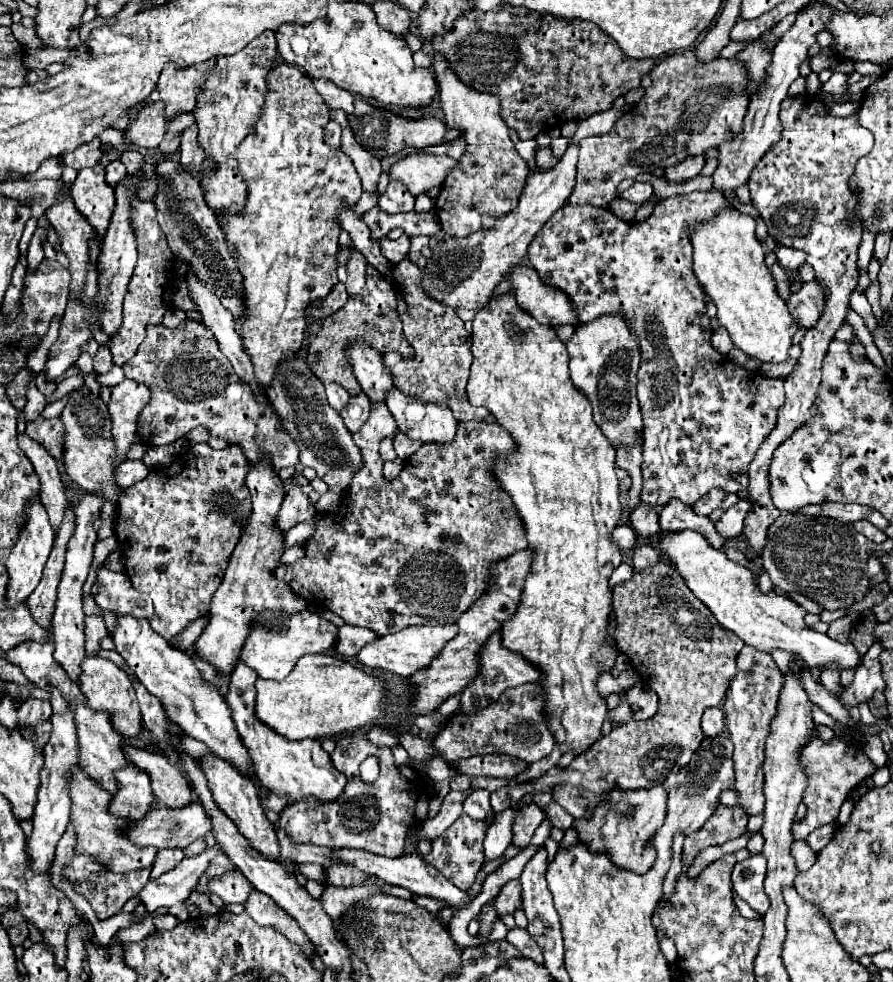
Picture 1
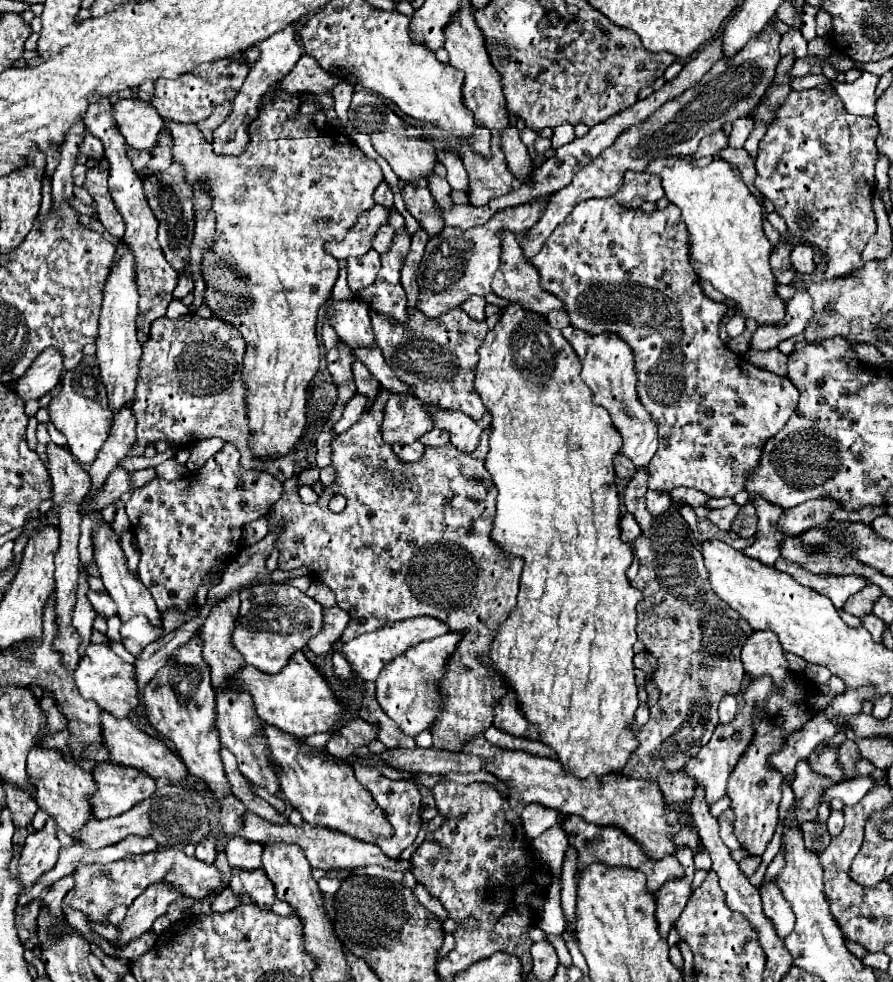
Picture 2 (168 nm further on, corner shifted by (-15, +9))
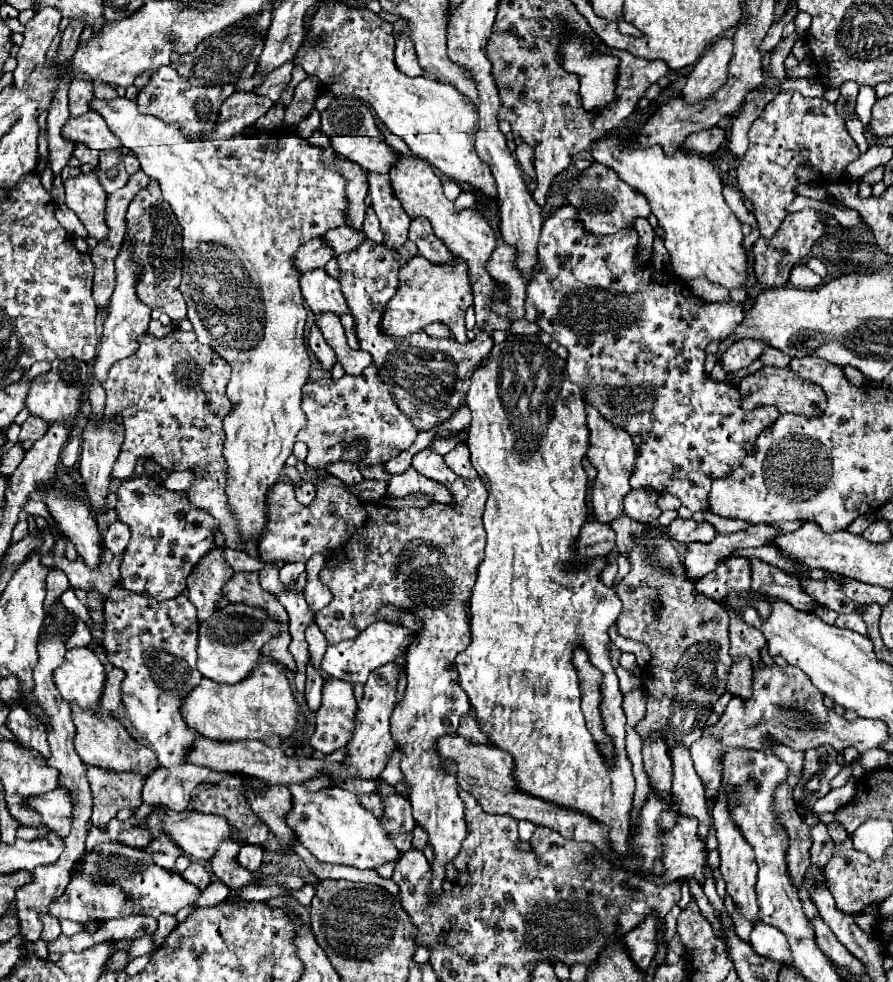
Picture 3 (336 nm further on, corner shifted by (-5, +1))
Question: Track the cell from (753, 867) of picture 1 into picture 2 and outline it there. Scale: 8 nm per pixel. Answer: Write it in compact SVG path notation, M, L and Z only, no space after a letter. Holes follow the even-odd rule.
M776 882L764 884L760 892L762 892L762 910L764 910L766 918L774 924L778 938L784 940L794 928L792 908L788 908L788 904L784 904L784 896L780 896L780 890L776 890Z

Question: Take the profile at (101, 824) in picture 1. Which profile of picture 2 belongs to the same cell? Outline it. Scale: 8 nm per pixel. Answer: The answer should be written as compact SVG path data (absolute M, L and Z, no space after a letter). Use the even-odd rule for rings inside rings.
M46 748L30 750L26 772L34 786L34 802L38 804L40 810L48 812L56 820L60 830L72 834L76 832L76 828L82 828L92 818L92 812L88 808L88 796L96 790L96 784L90 772L64 760L64 756L58 754L56 750L46 750Z

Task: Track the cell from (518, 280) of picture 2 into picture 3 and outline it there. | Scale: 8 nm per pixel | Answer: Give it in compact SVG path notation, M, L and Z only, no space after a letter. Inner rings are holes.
M402 154L398 164L394 166L394 170L390 172L390 180L392 180L392 190L394 190L396 198L402 202L406 214L410 218L426 216L432 224L434 234L440 240L444 240L444 244L448 246L450 252L454 252L454 256L462 258L468 264L468 268L470 268L468 274L472 278L472 290L474 290L476 324L488 334L492 334L494 330L510 330L512 320L504 320L504 316L490 312L490 306L488 306L490 300L504 300L506 292L502 292L502 286L494 284L494 280L490 280L490 274L486 272L486 264L496 248L496 234L494 234L492 226L486 222L486 218L476 214L474 210L462 210L462 212L454 210L454 204L442 192L440 178L434 174L434 170L430 168L430 164L426 160L414 160L414 158Z

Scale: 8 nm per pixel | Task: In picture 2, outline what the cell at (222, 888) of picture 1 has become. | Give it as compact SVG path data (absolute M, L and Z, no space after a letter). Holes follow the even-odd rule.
M158 848L148 854L140 856L128 856L118 862L110 864L80 864L78 870L74 872L76 886L64 896L64 902L74 908L84 912L88 918L106 922L106 914L124 904L130 906L150 884L164 882L174 890L180 890L184 896L192 898L204 898L210 892L214 892L220 884L220 872L214 864L204 864L196 860L194 856L186 856L178 848Z

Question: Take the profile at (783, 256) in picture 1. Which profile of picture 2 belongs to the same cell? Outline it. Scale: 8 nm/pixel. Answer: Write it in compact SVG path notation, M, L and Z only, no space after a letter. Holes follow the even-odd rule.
M806 244L796 246L794 252L792 252L792 264L794 264L796 272L800 272L800 274L810 274L810 272L814 272L816 264L814 264L812 256L814 256L814 252L812 252L810 246L806 246Z

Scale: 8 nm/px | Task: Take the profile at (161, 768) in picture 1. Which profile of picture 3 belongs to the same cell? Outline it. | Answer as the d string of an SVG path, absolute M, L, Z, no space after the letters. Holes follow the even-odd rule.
M70 704L70 706L72 706L72 720L76 724L74 746L80 758L84 760L84 764L98 766L104 770L114 770L114 772L138 772L144 778L150 776L158 768L158 758L154 756L154 750L136 742L124 730L124 726L116 718L110 716L110 712L106 712L104 708L86 710L86 708L80 708L78 704Z

